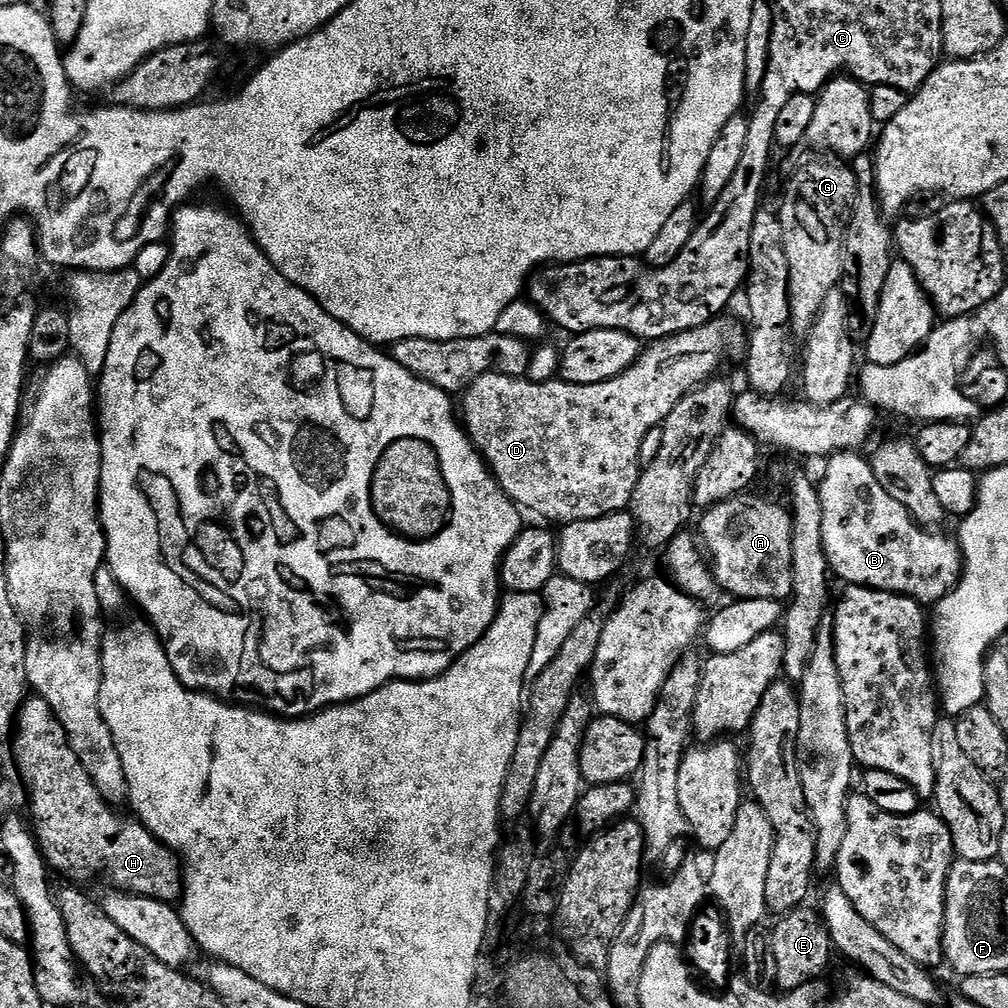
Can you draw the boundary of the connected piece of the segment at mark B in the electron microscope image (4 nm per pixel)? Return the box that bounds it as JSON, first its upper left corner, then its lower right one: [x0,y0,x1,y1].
[818,451,962,606]

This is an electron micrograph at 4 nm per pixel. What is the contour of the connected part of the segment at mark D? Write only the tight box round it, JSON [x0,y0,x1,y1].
[462,314,748,524]

